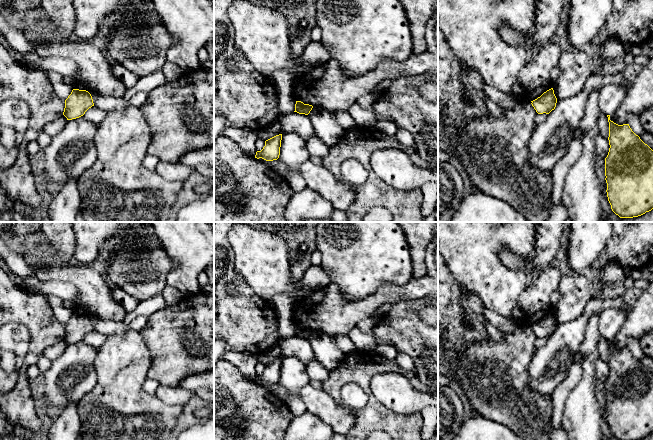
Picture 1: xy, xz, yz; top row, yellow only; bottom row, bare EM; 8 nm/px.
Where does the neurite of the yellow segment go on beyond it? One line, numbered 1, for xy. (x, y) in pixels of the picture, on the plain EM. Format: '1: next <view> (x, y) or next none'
1: next none

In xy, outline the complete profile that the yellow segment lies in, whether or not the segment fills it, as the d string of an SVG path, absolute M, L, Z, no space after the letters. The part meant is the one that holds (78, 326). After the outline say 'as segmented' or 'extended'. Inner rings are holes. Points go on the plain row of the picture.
M73 313L65 324L63 339L67 344L79 342L94 330L91 318L86 314Z; as segmented

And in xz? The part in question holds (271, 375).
M282 358L276 359L265 365L265 370L261 375L257 375L255 382L262 382L266 385L277 384L280 379Z; as segmented

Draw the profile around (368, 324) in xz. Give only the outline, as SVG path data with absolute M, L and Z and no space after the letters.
M366 318L365 320L361 320L356 323L355 327L358 328L363 333L367 333L371 331L376 325L376 322L371 318Z

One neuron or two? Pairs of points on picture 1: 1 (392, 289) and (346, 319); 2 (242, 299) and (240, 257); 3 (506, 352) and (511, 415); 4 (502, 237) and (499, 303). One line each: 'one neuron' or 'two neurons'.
1: one neuron
2: two neurons
3: one neuron
4: one neuron

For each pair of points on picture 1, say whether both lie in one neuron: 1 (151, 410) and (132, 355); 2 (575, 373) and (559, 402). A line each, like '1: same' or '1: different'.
1: same
2: same

